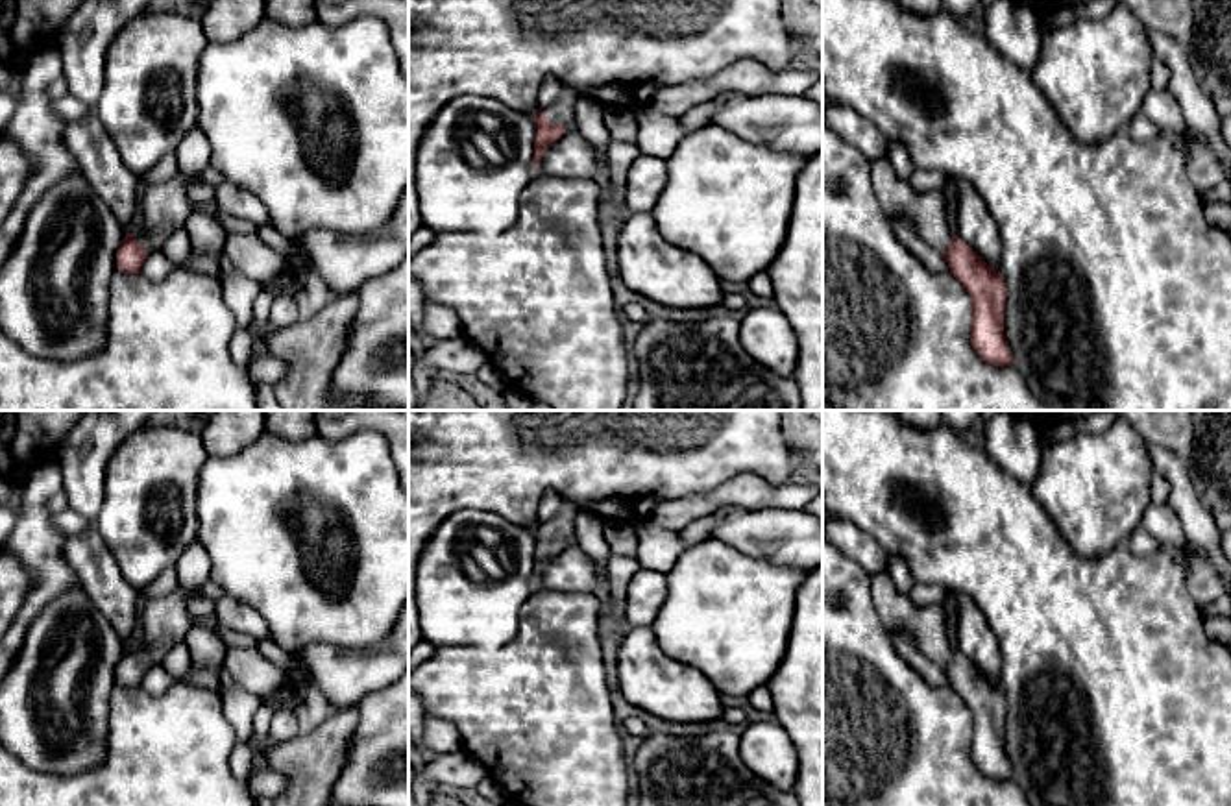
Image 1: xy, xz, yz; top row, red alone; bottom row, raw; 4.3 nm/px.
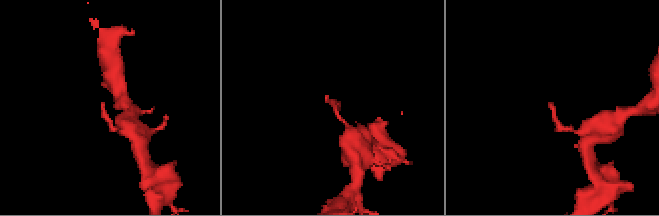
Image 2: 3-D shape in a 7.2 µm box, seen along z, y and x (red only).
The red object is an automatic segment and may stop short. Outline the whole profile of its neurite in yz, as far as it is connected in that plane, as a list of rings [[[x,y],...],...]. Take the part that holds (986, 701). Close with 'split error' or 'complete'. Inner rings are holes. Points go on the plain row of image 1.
[[[887,573],[871,575],[869,586],[885,630],[909,630],[919,651],[945,671],[950,688],[969,706],[972,763],[987,778],[1011,780],[1013,769],[1004,749],[1004,691],[956,649],[954,614],[948,604],[915,606]]] | split error

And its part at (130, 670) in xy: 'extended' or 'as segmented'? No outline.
extended

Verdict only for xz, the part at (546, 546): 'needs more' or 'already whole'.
needs more

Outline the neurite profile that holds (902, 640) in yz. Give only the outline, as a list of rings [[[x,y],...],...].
[[[906,629],[889,630],[889,641],[896,649],[896,653],[930,684],[930,686],[950,686],[945,671],[926,658],[915,640],[913,634]]]

